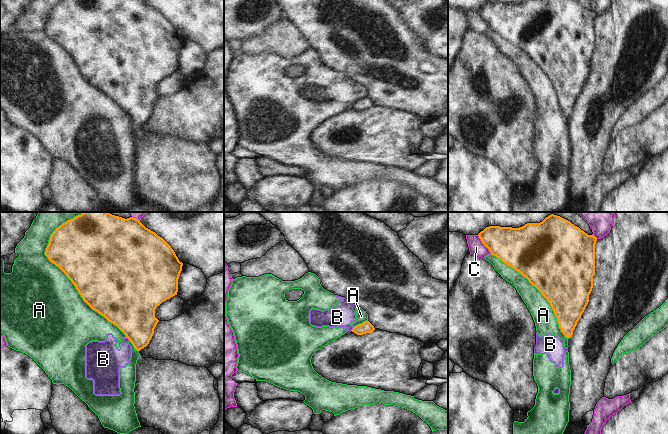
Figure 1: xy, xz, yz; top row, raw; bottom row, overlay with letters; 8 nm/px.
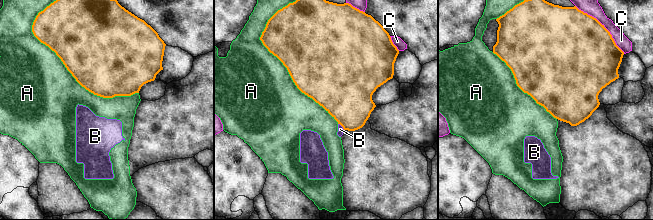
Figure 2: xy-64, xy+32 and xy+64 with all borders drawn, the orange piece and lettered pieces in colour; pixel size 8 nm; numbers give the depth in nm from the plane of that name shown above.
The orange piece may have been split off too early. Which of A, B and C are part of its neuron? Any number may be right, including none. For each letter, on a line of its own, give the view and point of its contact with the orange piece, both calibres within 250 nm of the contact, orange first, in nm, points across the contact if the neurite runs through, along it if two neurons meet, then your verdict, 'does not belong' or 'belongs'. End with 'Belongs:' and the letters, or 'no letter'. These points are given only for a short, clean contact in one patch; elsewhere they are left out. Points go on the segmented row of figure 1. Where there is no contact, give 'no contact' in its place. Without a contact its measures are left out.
A: contact xy (64, 272); calibres 500 and 500 nm; does not belong
B: contact xy (128, 338); calibres 380 and 260 nm; border xy (126, 337), (129, 340); does not belong
C: contact yz (483, 243); calibres 300 and 120 nm; does not belong
Belongs: no letter

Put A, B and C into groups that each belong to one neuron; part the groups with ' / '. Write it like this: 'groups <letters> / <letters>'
groups A B / C

